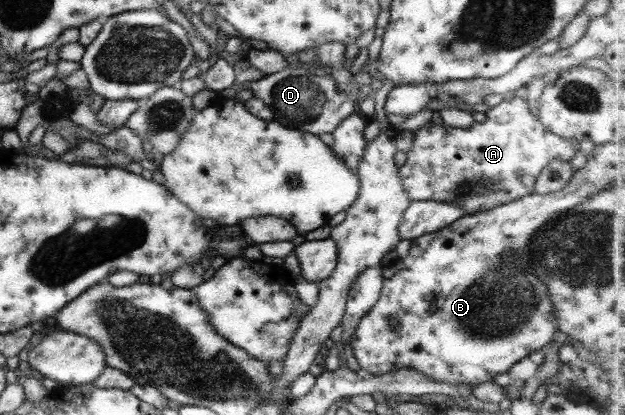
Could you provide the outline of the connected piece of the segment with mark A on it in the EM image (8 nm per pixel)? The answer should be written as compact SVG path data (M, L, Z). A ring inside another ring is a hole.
M519 94L489 107L485 114L486 119L482 123L474 122L466 128L444 124L431 126L432 122L429 121L413 131L412 146L405 153L404 165L398 168L400 181L411 201L455 203L464 215L488 211L492 207L500 207L500 204L531 194L536 176L547 163L554 159L570 161L574 153L584 147L573 139L564 139L546 131L538 119L530 114L526 100L519 98Z

